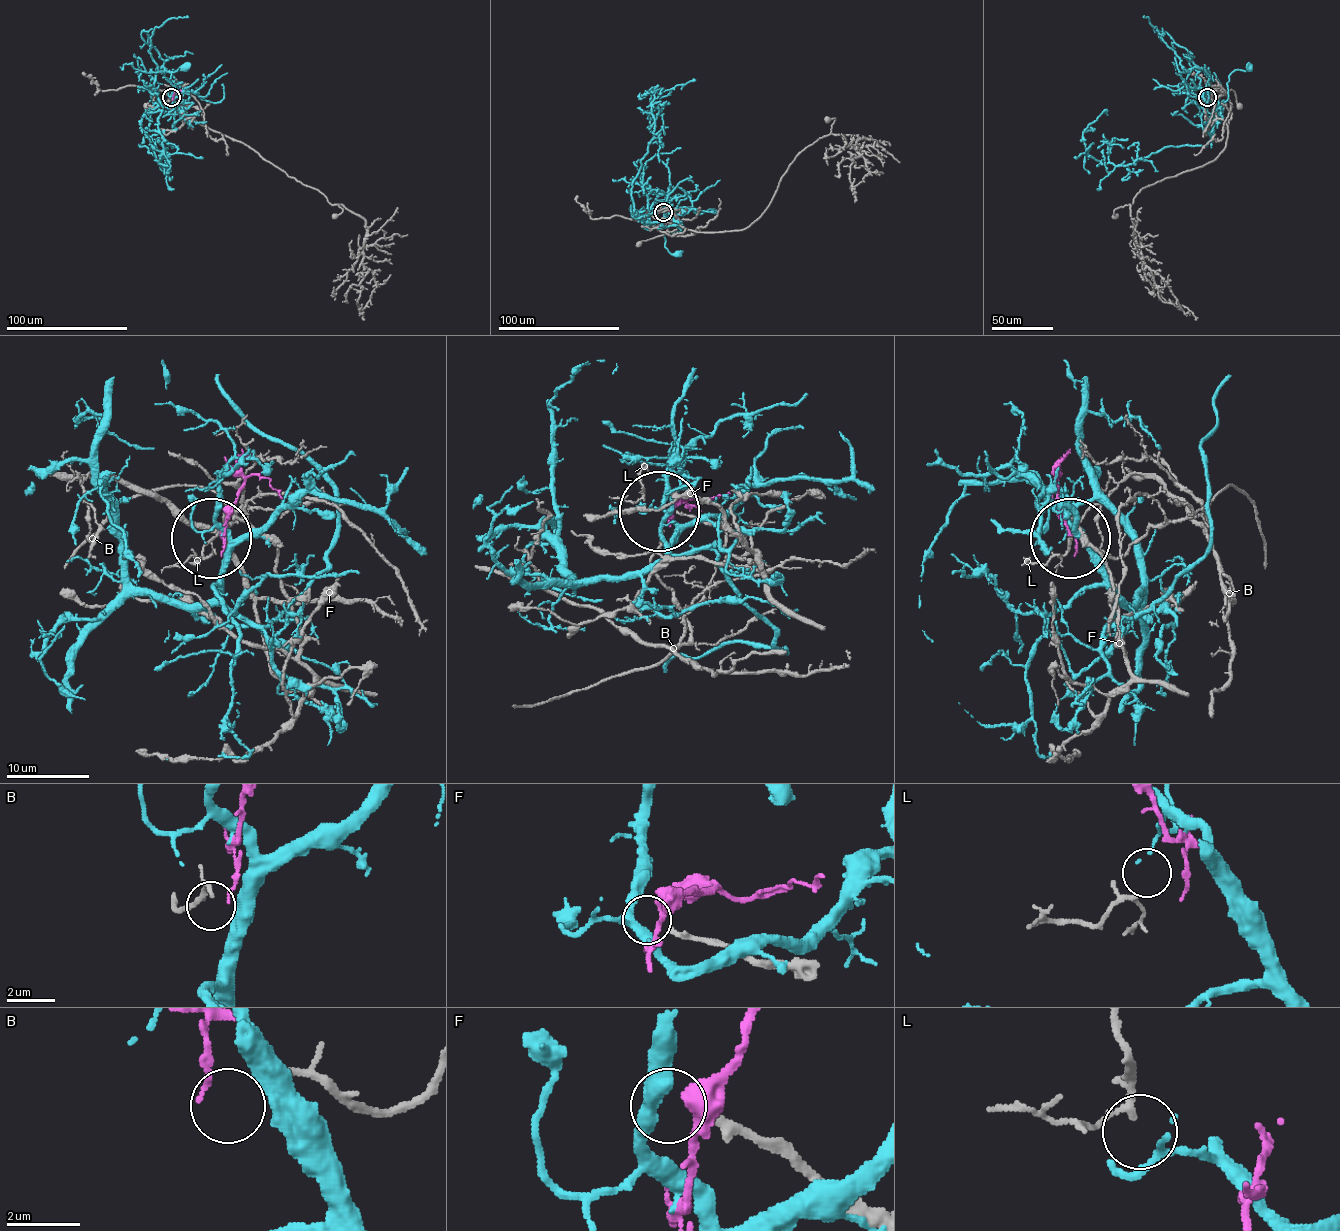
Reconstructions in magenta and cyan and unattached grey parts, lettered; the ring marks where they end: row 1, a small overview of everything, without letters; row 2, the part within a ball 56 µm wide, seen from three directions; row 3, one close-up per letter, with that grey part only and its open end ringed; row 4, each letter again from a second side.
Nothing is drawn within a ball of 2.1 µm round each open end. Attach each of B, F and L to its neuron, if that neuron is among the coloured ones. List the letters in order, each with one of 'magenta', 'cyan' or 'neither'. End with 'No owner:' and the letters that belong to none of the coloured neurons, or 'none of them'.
B: neither
F: neither
L: neither
No owner: B, F, L

